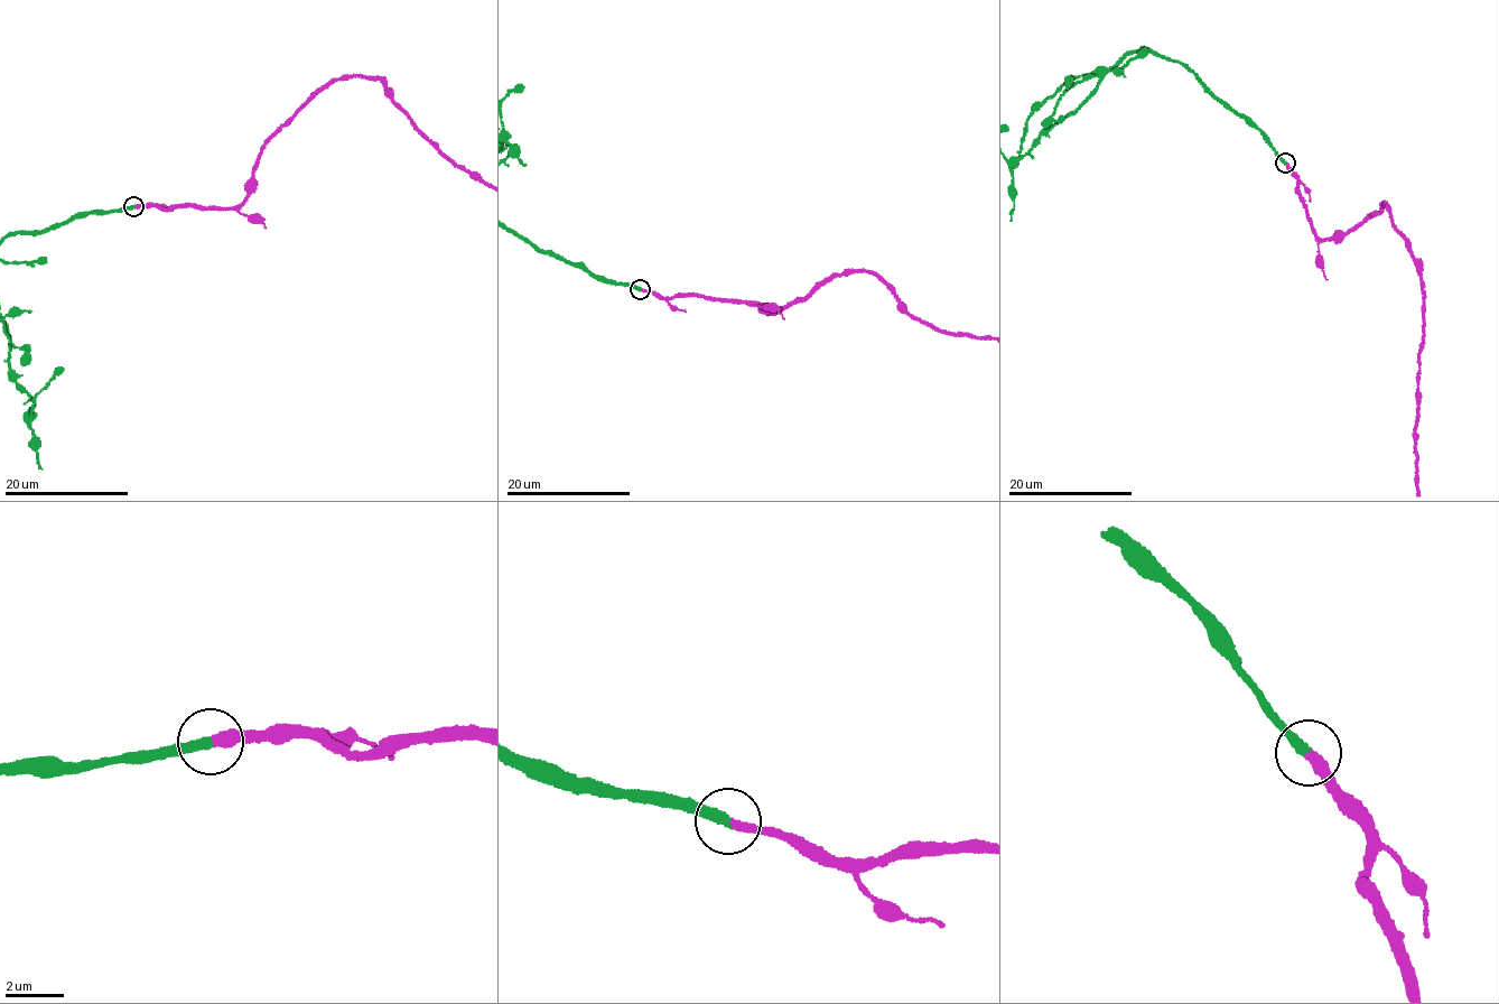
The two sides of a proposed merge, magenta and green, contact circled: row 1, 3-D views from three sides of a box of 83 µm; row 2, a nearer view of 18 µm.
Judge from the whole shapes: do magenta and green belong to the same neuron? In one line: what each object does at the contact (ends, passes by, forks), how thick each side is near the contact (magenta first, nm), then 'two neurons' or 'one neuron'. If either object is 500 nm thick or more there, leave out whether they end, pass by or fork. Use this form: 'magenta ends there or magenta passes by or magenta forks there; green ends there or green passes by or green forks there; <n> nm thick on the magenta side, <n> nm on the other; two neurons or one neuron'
magenta ends there; green ends there; 300 nm thick on the magenta side, 340 nm on the other; one neuron

